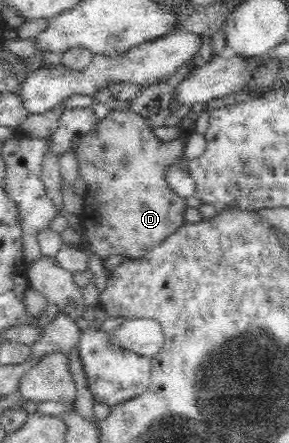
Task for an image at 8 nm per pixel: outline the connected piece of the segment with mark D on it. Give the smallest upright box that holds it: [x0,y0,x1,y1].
[74,109,186,259]

